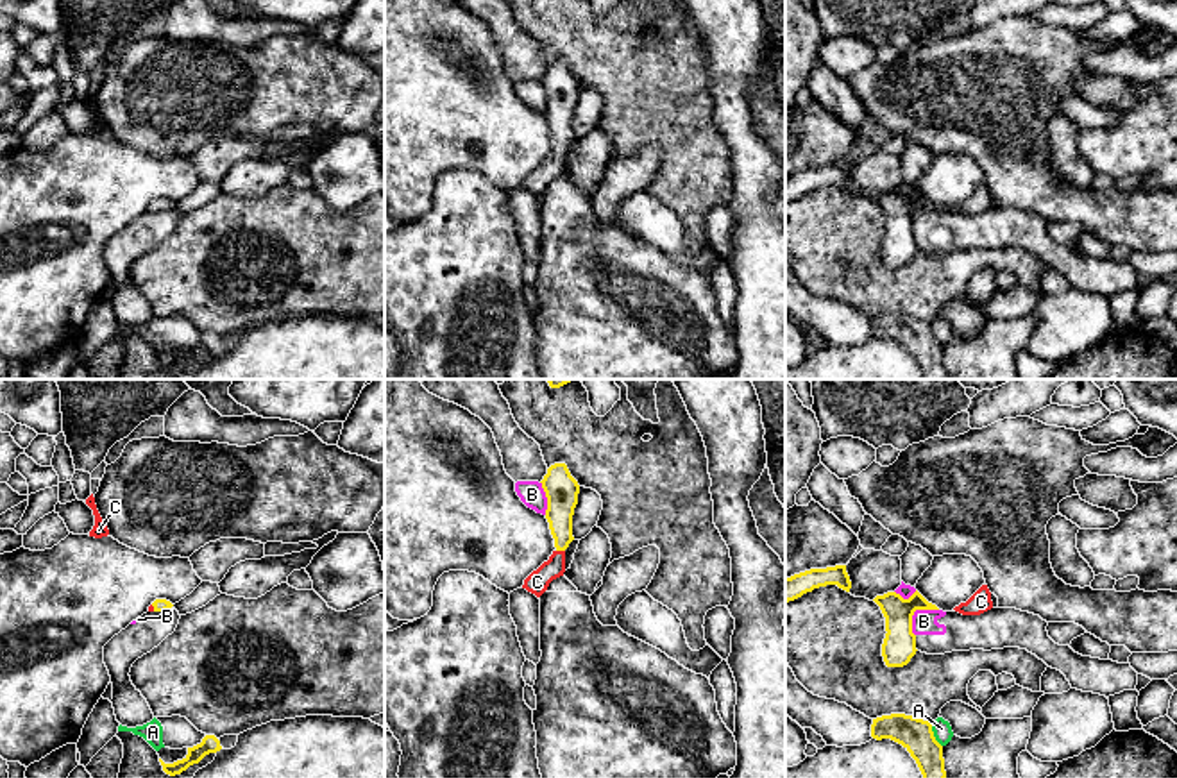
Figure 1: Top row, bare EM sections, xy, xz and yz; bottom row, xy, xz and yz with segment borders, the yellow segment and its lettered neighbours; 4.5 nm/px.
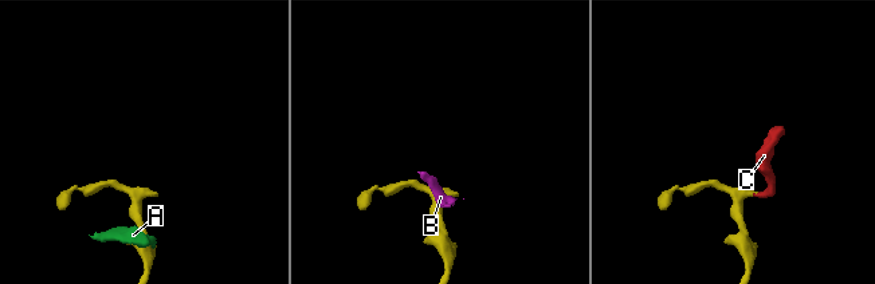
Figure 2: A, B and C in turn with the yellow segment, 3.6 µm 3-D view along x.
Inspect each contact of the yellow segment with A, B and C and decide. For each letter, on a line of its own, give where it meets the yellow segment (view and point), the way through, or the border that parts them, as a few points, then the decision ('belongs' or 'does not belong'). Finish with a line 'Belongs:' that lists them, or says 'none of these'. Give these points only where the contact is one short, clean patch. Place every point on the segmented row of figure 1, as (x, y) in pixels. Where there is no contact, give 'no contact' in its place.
A: meets yellow in yz at (932, 735); border along yz (931, 723), (932, 735), (941, 746); does not belong
B: meets yellow in yz at (916, 608); border along yz (938, 608), (918, 608), (913, 616), (911, 632); does not belong
C: meets yellow in xz at (560, 549); runs through xz (562, 494), (560, 549), (557, 562), (537, 582); belongs
Belongs: C

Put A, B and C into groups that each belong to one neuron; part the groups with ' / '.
A / B / C

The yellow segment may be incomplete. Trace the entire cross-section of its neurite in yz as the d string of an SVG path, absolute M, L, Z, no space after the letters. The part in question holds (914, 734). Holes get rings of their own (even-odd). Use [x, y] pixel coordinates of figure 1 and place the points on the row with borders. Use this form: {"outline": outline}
{"outline": "M905 714L882 715L873 719L871 737L902 744L923 778L946 778L943 746L934 737L932 723Z"}

